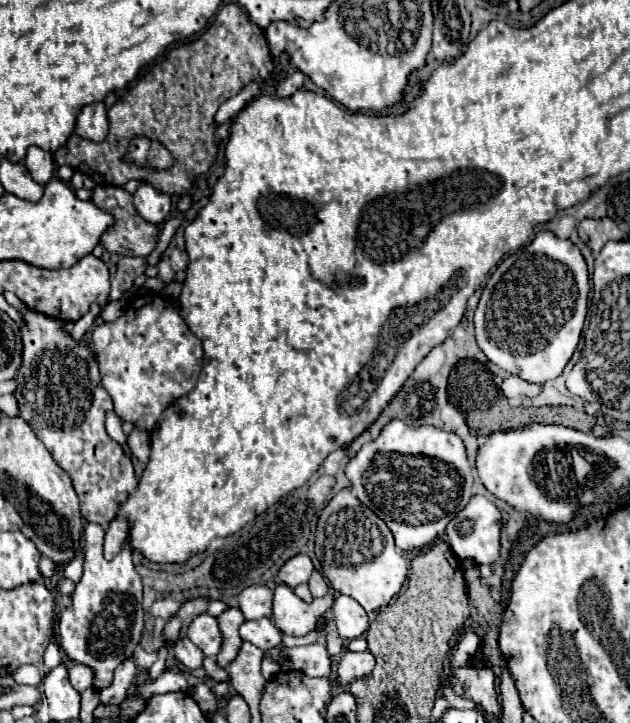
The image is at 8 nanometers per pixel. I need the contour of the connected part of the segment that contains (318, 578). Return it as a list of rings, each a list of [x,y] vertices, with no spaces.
[[[314,572],[314,574],[312,574],[308,586],[310,586],[310,592],[312,592],[314,598],[322,598],[322,596],[328,592],[328,584],[324,582],[324,576],[322,576],[320,572]]]

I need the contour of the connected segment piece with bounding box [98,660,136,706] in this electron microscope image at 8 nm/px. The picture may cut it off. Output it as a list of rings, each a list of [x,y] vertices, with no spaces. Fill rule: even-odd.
[[[132,660],[120,664],[116,668],[116,674],[114,674],[114,680],[108,688],[100,690],[100,702],[102,704],[110,704],[110,706],[120,706],[122,700],[128,696],[128,690],[134,682],[134,676],[136,676],[136,664]]]

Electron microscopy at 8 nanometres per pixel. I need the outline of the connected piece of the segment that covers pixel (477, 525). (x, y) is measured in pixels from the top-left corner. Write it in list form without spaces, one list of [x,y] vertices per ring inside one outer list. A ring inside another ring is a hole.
[[[472,496],[464,510],[460,510],[448,524],[446,536],[448,544],[460,560],[474,560],[476,564],[492,564],[500,550],[500,528],[502,514],[486,496]]]

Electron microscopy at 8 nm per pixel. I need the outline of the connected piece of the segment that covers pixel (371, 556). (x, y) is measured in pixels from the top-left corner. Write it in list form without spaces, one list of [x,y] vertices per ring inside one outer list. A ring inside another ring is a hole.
[[[340,490],[324,508],[316,524],[316,558],[338,594],[352,596],[366,612],[386,606],[402,588],[408,564],[394,546],[388,526],[348,490]]]

